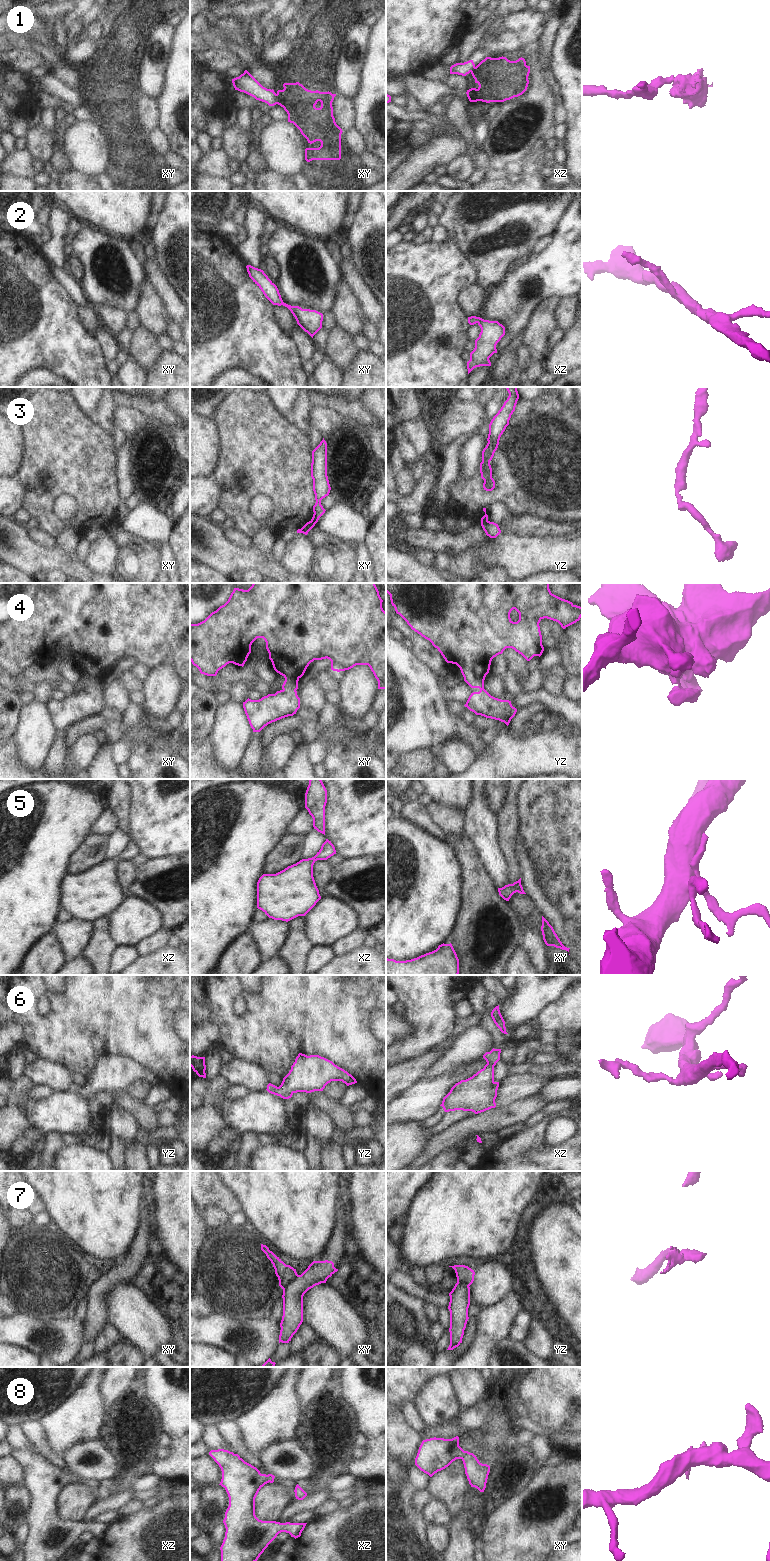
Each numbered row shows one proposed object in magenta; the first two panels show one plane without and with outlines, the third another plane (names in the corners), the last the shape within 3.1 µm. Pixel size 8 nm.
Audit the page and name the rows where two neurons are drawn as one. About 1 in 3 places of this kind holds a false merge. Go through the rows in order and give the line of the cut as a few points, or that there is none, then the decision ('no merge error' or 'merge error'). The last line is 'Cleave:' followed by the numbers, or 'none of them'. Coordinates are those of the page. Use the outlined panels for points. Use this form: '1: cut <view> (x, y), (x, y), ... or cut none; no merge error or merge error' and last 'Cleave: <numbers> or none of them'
1: cut xy (276, 94), (277, 103); merge error
2: cut none; no merge error
3: cut xy (311, 520), (314, 524); merge error
4: cut none; no merge error
5: cut none; no merge error
6: cut none; no merge error
7: cut xy (298, 1275), (286, 1285), (283, 1291); merge error
8: cut none; no merge error
Cleave: 1, 3, 7

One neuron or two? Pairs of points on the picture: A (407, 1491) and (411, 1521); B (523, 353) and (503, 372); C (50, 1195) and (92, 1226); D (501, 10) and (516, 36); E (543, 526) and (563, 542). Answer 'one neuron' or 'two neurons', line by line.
A: one neuron
B: two neurons
C: one neuron
D: two neurons
E: two neurons

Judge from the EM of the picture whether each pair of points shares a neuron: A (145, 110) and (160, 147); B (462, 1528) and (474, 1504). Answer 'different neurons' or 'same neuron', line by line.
A: different neurons
B: same neuron

